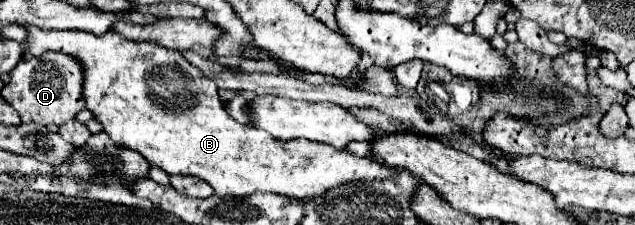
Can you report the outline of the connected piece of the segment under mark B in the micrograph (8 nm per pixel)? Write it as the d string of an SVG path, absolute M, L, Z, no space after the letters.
M22 24L28 32L24 40L24 50L32 56L42 56L44 52L64 52L80 60L84 68L84 102L94 118L102 124L104 132L116 142L130 150L140 152L150 164L160 166L166 174L186 174L206 180L216 196L250 196L254 192L272 192L296 200L314 198L338 184L356 180L384 180L396 170L376 164L372 158L358 158L346 150L336 150L328 144L308 142L304 138L296 140L276 140L268 132L236 122L224 110L218 98L218 86L214 80L206 78L190 62L186 62L180 52L168 50L152 42L132 42L116 32L104 36L92 36L90 32L76 30L42 30L32 24Z

